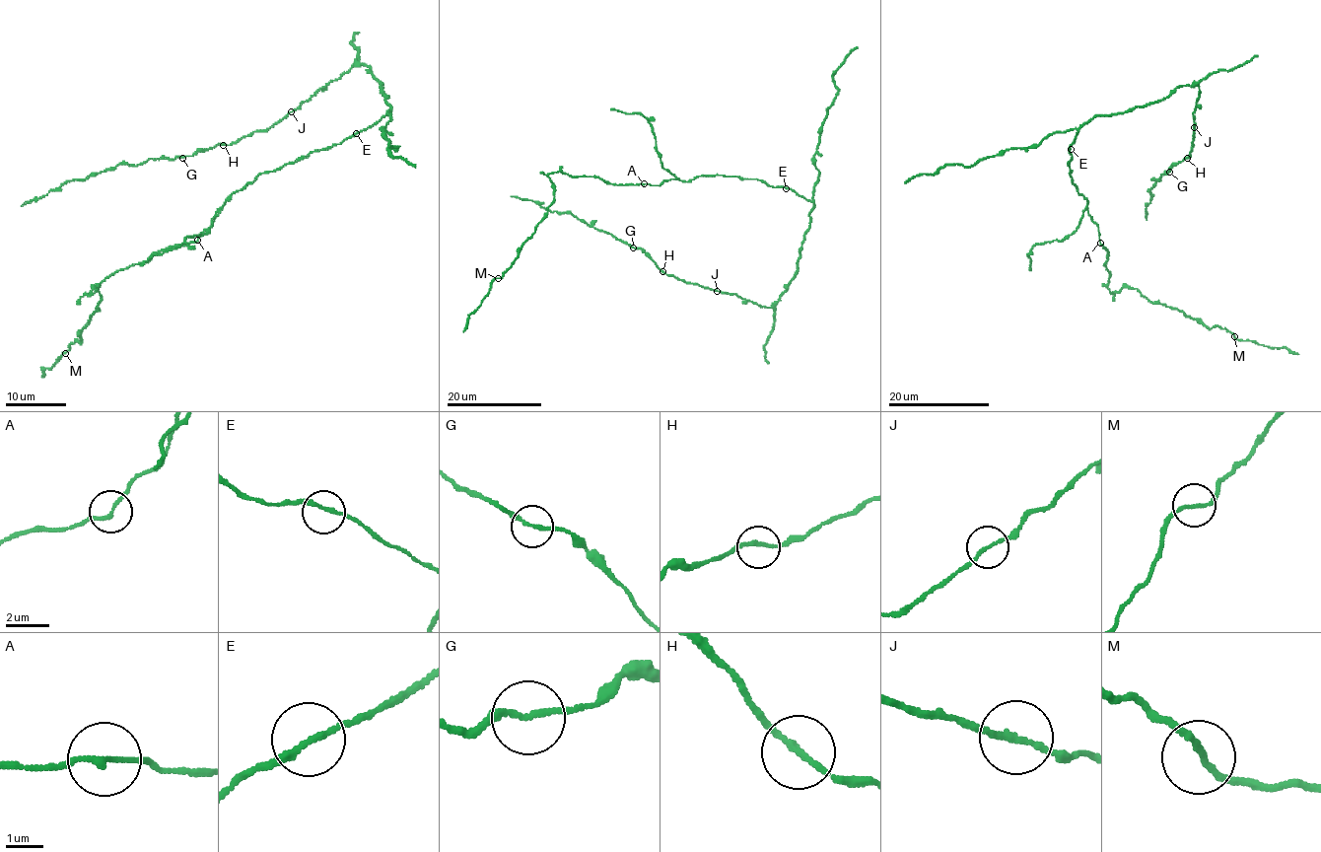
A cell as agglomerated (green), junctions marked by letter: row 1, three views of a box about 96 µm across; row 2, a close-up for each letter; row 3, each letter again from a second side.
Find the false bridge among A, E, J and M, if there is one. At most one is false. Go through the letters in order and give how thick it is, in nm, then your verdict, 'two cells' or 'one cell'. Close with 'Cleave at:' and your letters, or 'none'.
A: 150 nm | one cell
E: 160 nm | one cell
J: 150 nm | one cell
M: 150 nm | one cell
Cleave at: none

